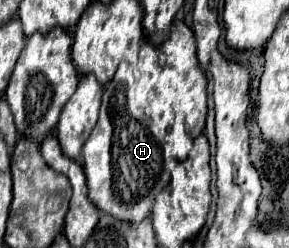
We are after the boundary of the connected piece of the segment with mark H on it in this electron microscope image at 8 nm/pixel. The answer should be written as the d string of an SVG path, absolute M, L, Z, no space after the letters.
M176 23L172 35L162 47L154 47L150 41L144 41L140 47L140 59L134 65L122 63L114 81L104 87L102 109L96 129L84 145L84 173L88 181L90 201L104 213L116 217L118 221L136 225L152 213L154 197L170 183L170 169L176 157L176 141L194 141L204 131L206 113L208 113L208 93L206 93L206 75L198 65L194 33L186 23Z

